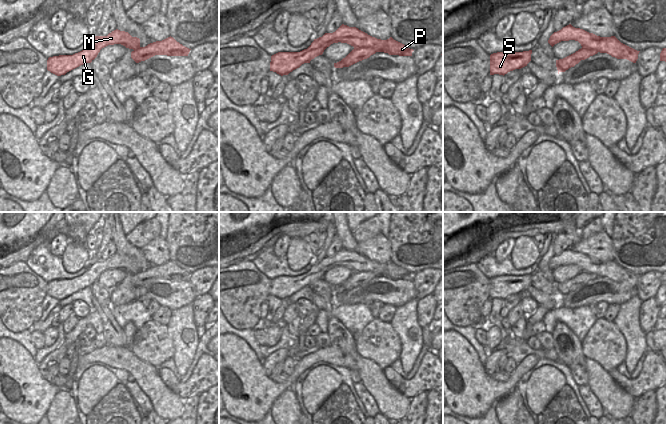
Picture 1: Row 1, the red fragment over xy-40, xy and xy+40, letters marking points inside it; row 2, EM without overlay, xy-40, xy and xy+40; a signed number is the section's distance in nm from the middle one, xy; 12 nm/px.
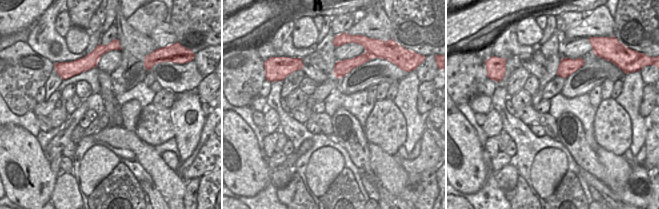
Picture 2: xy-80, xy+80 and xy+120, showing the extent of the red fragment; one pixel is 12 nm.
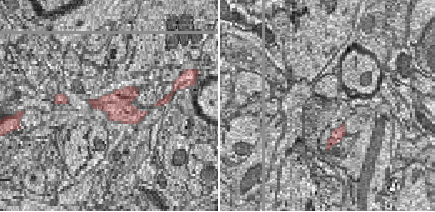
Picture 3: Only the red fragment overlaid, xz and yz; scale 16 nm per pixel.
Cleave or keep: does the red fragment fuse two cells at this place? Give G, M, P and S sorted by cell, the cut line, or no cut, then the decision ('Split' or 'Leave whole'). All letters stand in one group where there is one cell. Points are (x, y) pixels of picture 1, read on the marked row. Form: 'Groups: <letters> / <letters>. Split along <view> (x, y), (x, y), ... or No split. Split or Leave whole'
Groups: G M S / P. Split along xy (354, 47), (372, 47), (377, 51). Split.

